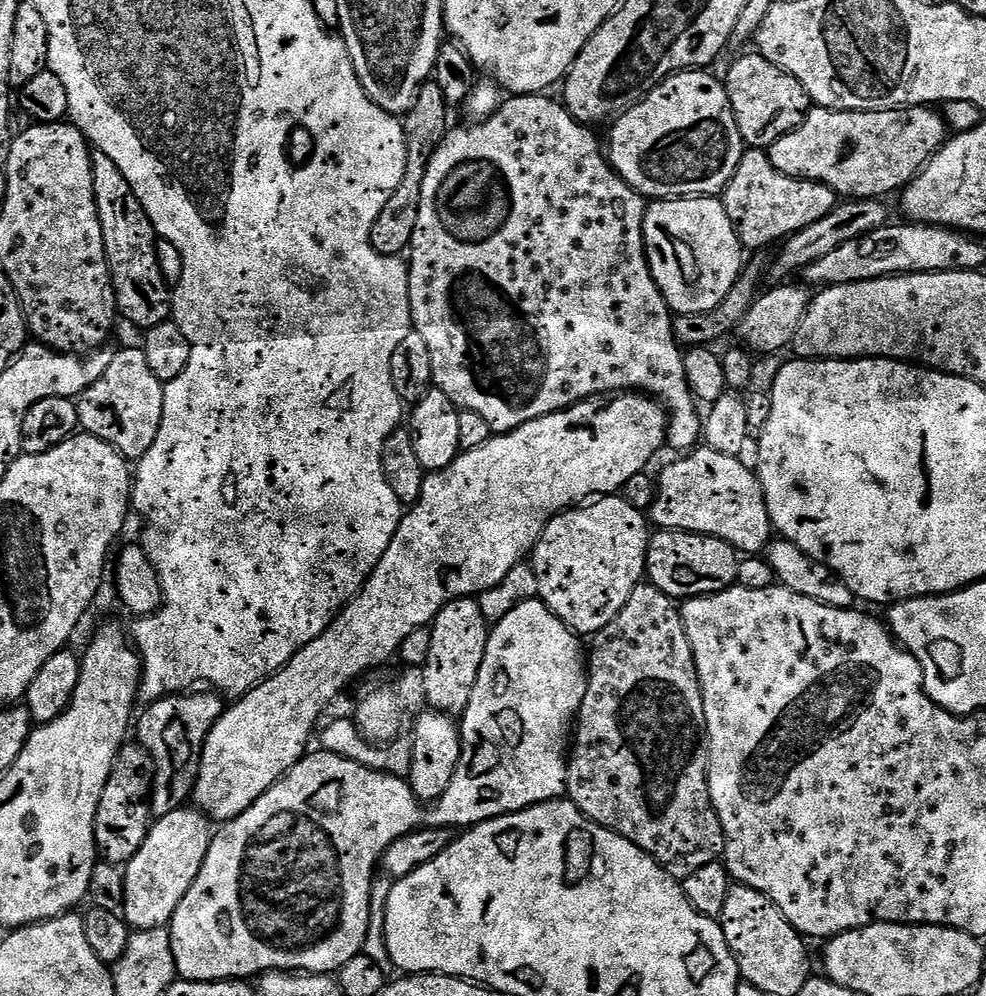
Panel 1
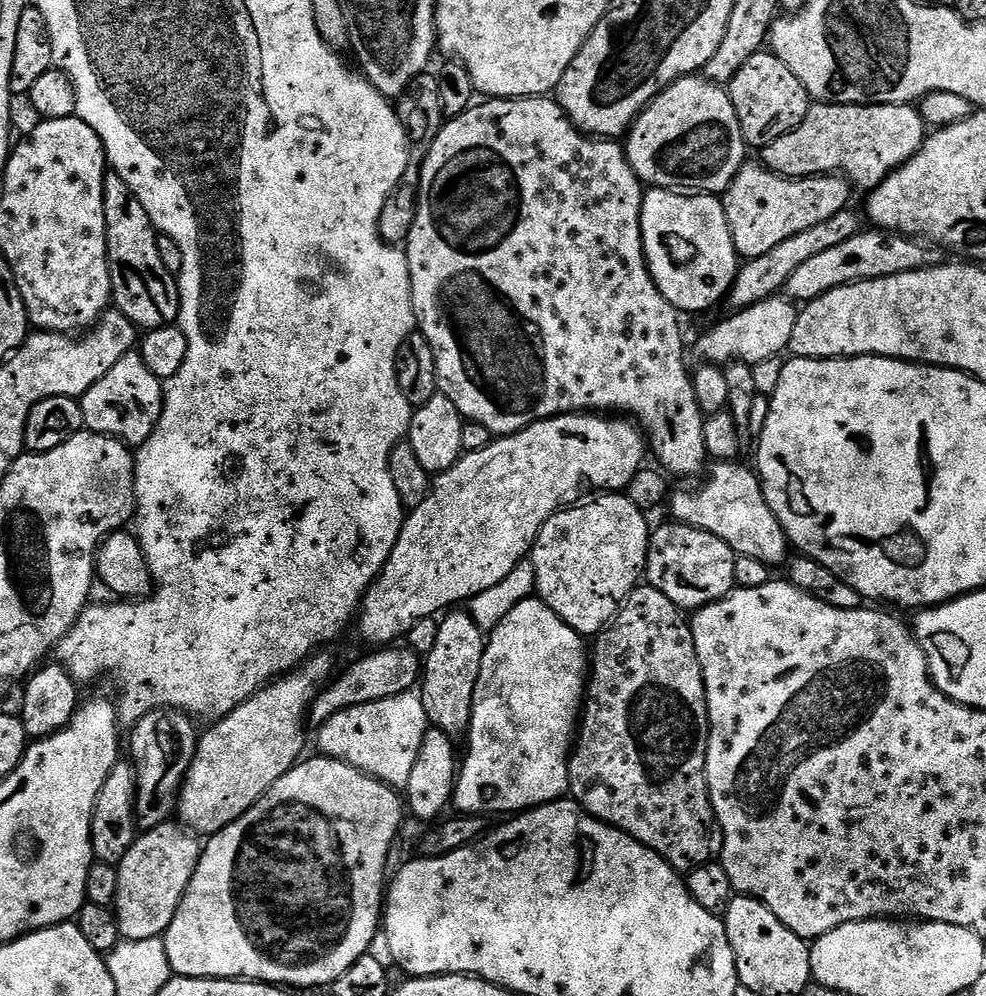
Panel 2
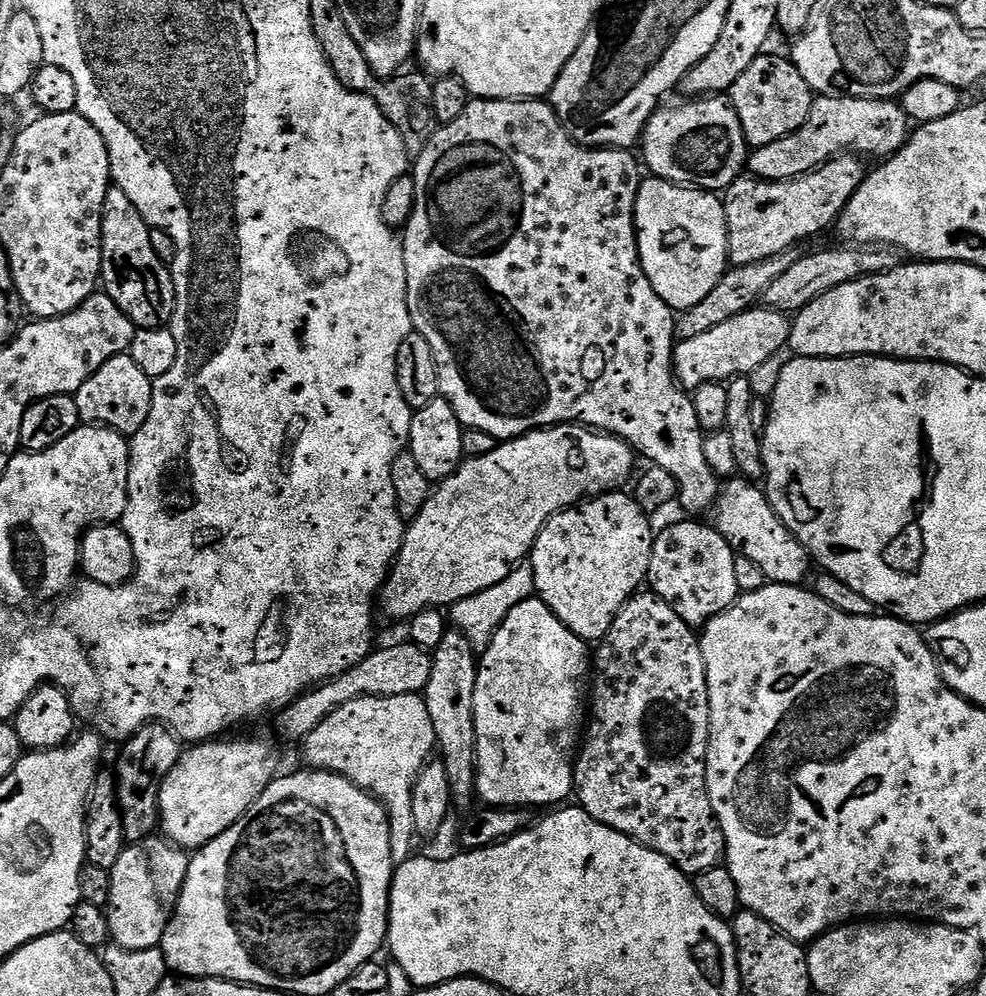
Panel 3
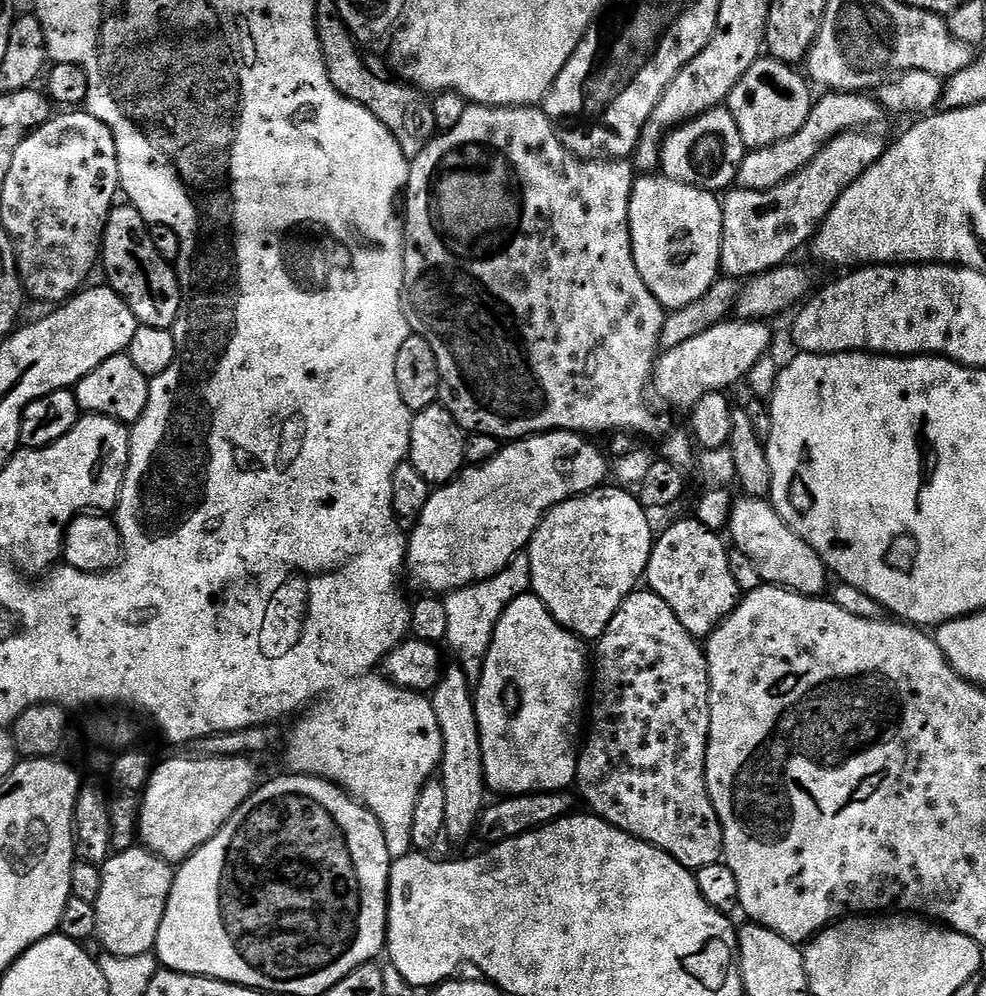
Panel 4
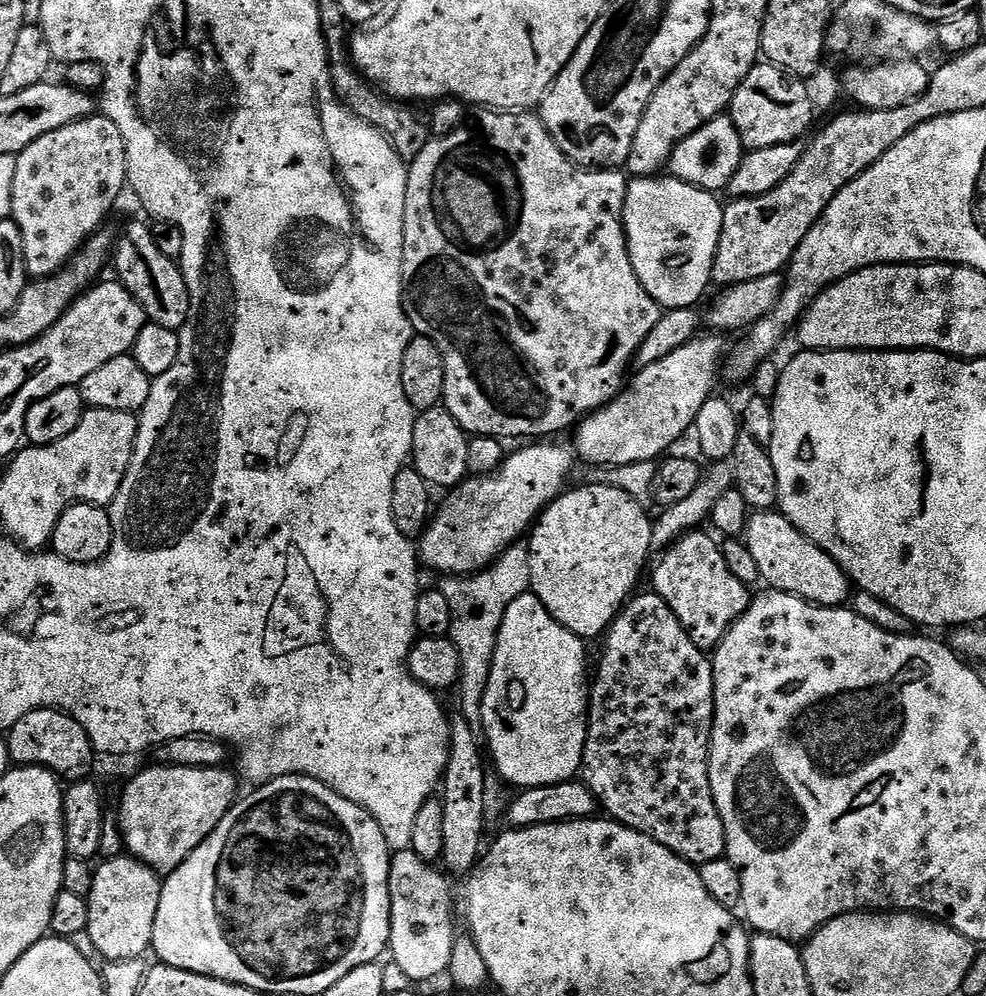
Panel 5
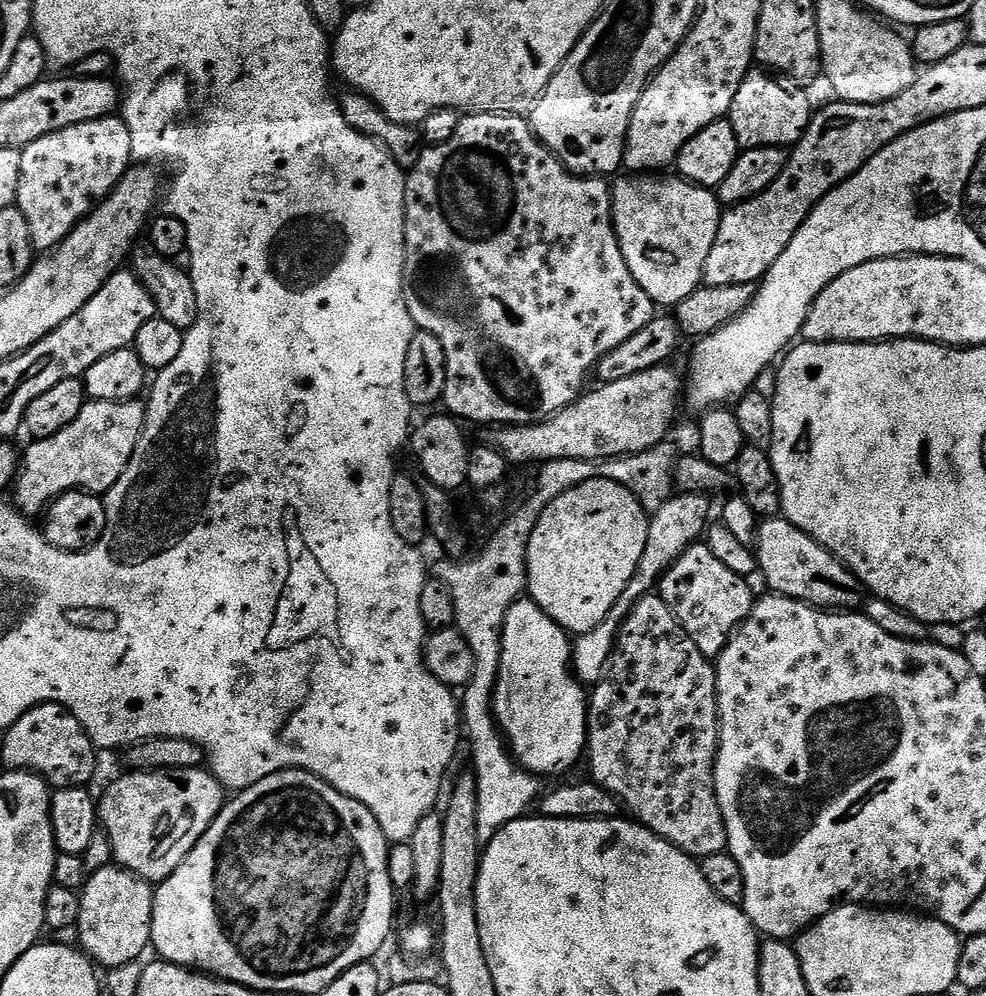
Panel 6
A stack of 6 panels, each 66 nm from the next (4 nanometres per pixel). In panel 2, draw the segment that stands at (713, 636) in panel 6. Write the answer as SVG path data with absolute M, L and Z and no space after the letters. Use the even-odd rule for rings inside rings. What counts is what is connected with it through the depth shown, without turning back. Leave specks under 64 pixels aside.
M667 522L653 531L648 545L646 580L680 609L699 610L718 602L737 587L736 551L722 538L701 528L679 522Z

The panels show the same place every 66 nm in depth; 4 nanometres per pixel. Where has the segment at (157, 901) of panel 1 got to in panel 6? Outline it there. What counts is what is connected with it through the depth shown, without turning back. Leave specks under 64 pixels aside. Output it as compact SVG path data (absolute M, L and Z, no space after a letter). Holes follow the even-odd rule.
M109 866L91 873L80 892L80 909L75 926L78 944L84 955L104 970L139 961L140 955L149 951L152 943L155 897L153 885L127 868Z

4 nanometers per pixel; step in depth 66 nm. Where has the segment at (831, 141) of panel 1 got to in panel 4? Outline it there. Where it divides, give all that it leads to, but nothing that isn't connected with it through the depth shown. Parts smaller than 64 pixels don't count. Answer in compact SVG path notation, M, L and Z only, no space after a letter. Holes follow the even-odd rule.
M829 91L821 100L819 97L813 103L810 118L806 118L806 126L802 126L798 134L790 134L790 138L774 142L770 146L745 151L738 166L735 187L745 188L751 192L765 192L774 186L785 184L799 174L835 136L841 136L844 132L871 129L873 127L871 124L878 123L880 119L885 119L885 116L879 99L871 95Z

